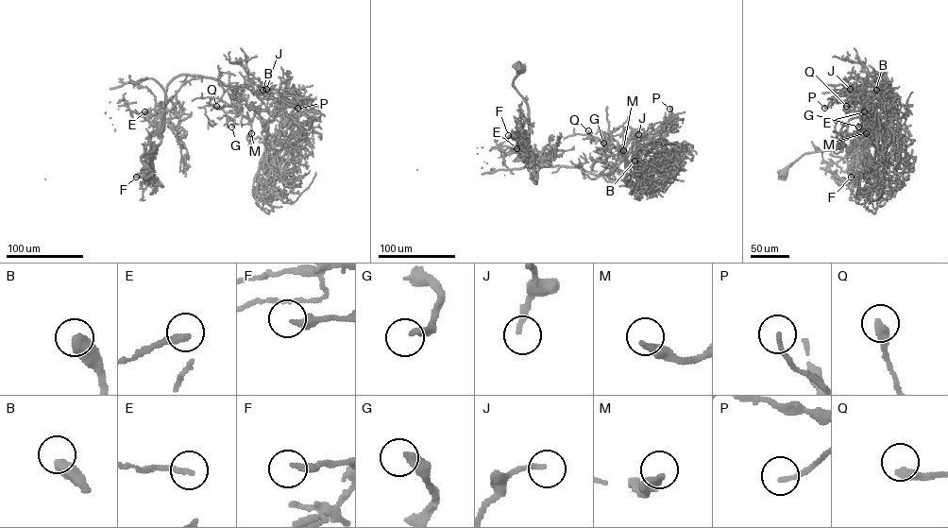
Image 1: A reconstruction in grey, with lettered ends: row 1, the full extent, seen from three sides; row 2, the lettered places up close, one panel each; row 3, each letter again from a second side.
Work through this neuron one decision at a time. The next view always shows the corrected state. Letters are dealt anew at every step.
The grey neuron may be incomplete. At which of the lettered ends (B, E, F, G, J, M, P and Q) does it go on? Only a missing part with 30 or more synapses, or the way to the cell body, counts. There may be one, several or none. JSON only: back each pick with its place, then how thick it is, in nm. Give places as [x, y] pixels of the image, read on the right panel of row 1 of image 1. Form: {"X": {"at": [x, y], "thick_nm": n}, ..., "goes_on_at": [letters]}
{"B": {"at": [876, 90], "thick_nm": 480}, "G": {"at": [858, 127], "thick_nm": 320}, "J": {"at": [850, 89], "thick_nm": 200}, "M": {"at": [866, 133], "thick_nm": 400}, "goes_on_at": ["B", "G", "J", "M"]}

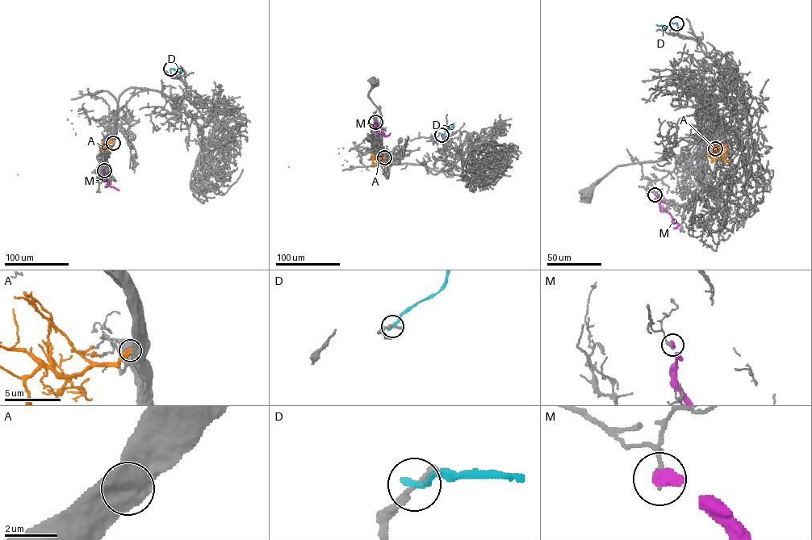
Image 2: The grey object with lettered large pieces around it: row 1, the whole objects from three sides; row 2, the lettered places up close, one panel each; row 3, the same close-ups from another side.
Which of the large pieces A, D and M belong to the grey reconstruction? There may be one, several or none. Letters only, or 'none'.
A

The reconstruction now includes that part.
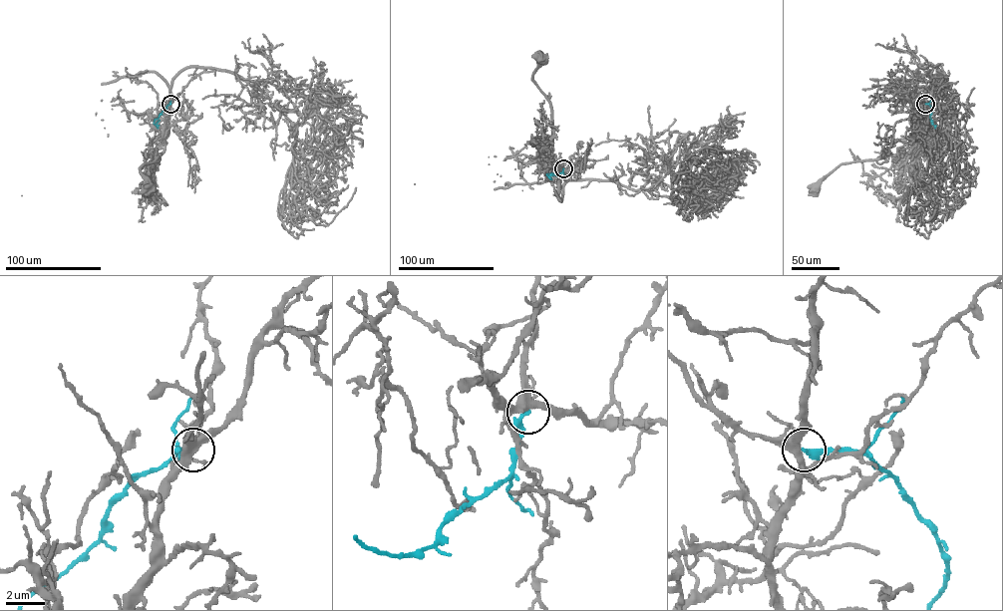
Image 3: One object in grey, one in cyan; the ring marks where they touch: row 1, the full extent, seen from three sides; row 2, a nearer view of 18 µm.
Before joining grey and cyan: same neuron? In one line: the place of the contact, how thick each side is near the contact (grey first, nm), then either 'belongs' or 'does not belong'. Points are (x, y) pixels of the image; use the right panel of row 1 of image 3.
(925, 104) | 480/280 nm | does not belong

